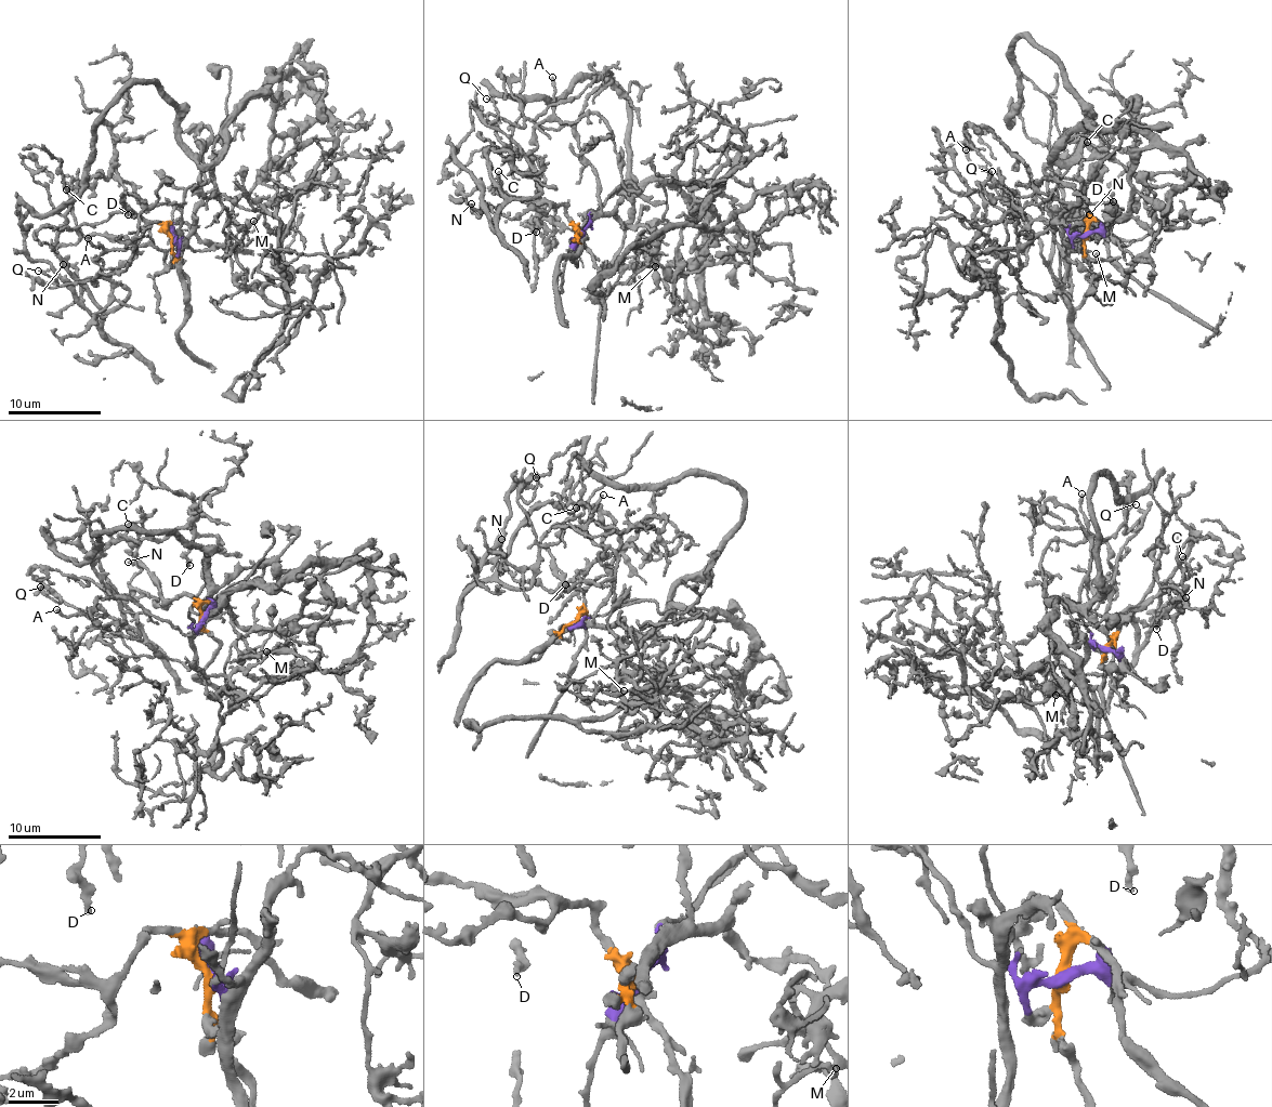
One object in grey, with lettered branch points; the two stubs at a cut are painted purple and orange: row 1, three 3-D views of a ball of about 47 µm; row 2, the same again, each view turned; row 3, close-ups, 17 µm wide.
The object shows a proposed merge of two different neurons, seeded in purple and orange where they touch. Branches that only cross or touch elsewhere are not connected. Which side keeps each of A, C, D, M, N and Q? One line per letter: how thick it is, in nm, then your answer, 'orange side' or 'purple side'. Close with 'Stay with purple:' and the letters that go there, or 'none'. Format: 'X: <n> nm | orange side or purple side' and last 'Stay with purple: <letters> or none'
A: 220 nm | orange side
C: 260 nm | orange side
D: 240 nm | orange side
M: 180 nm | purple side
N: 300 nm | orange side
Q: 220 nm | orange side
Stay with purple: M

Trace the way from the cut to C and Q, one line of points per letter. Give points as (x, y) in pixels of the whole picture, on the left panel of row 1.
C: (173, 240), (160, 226), (148, 224), (135, 240), (86, 236), (76, 222), (70, 188), (67, 190)
Q: (173, 240), (148, 224), (138, 253), (83, 282), (104, 338), (128, 288), (58, 286), (38, 269)

